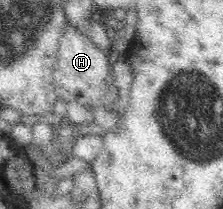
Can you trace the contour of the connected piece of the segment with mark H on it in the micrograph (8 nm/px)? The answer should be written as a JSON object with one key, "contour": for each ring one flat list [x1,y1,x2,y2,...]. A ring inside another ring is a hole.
{"contour":[[66,17,66,22,63,22,64,30,60,34,60,44,56,48,56,60,51,72,52,84,57,94,66,103,78,103,82,106,86,104,95,104,102,108,102,95,106,92,106,86,103,85,103,80,111,72,111,63,113,58,100,50,85,30,72,25]]}

